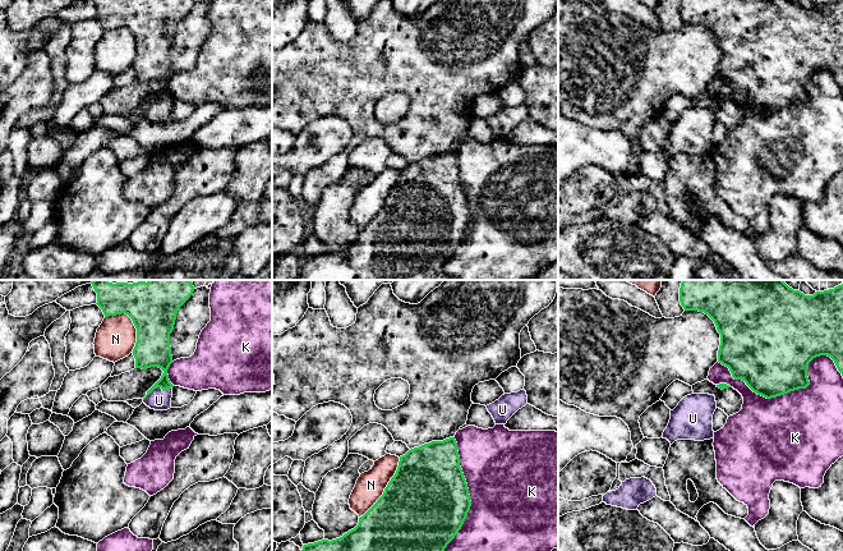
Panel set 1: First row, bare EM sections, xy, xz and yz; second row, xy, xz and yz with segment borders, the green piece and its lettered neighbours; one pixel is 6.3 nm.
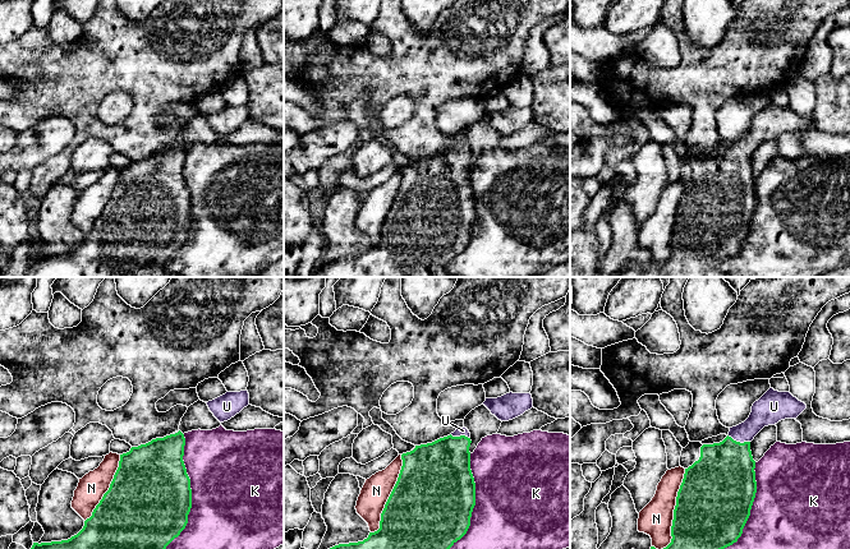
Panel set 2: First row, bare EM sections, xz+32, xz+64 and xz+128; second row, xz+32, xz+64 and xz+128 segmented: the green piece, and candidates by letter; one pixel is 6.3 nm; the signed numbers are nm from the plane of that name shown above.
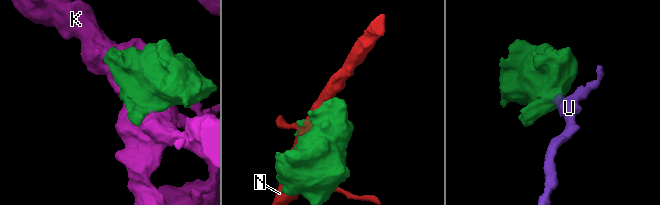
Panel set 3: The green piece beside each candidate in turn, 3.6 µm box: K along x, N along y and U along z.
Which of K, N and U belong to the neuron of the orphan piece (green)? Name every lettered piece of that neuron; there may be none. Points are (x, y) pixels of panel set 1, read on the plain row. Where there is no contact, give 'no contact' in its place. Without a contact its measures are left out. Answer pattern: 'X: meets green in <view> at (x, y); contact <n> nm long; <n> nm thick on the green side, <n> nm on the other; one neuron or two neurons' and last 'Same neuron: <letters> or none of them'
K: meets green in yz at (792, 104); contact 800 nm long; 460 nm thick on the green side, 480 nm on the other; two neurons
N: meets green in xz at (385, 202); contact 460 nm long; 500 nm thick on the green side, 180 nm on the other; two neurons
U: meets green in xy at (157, 100); contact 200 nm long; 220 nm thick on the green side, 130 nm on the other; one neuron
Same neuron: U

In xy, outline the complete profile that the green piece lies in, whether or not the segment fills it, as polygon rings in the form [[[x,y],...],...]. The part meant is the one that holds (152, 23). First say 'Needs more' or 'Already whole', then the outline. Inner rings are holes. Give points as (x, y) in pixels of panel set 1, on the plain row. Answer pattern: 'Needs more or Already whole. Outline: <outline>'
Needs more. Outline: [[[93,0],[97,6],[97,19],[105,31],[125,27],[137,42],[137,56],[133,63],[135,82],[158,81],[163,84],[161,92],[147,105],[143,116],[155,124],[171,121],[172,101],[167,83],[172,77],[170,47],[174,43],[176,27],[190,12],[194,0]]]

